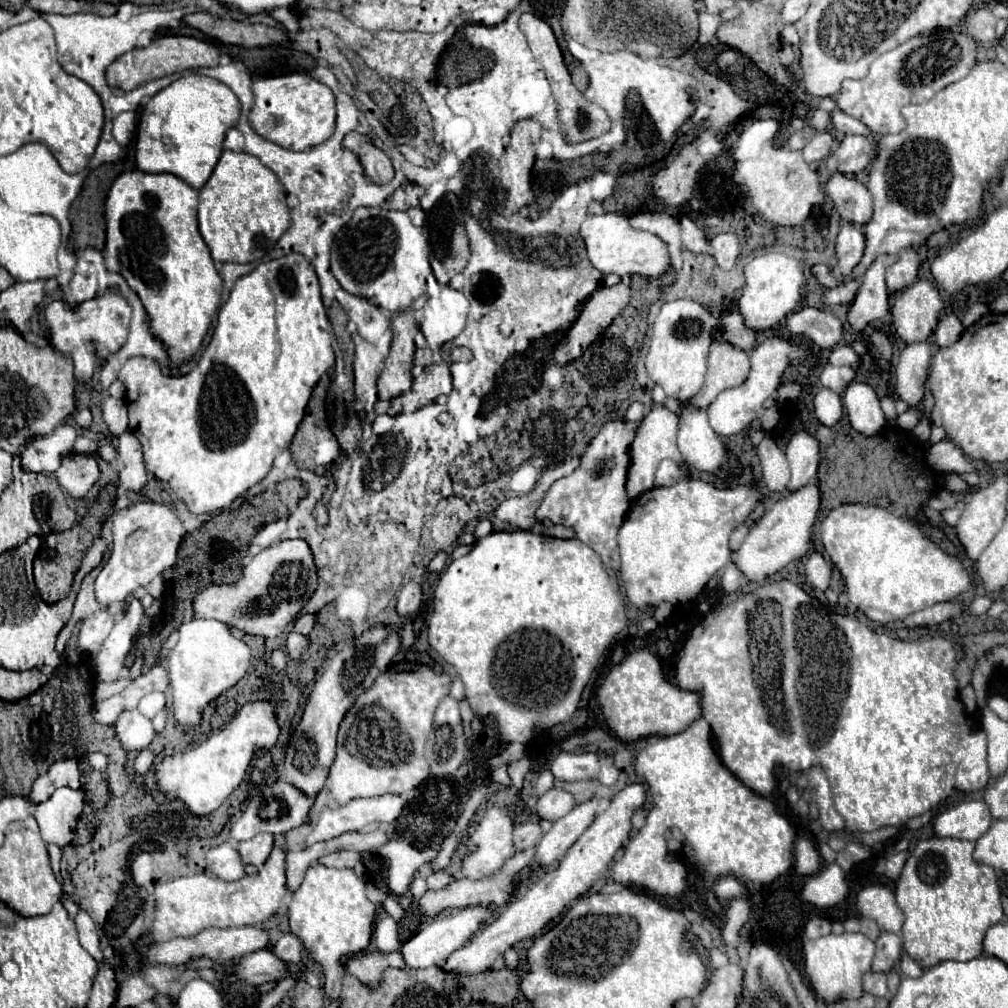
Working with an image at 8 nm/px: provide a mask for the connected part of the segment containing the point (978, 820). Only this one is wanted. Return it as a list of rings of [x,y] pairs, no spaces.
[[[962,801],[934,817],[934,829],[938,837],[958,837],[976,841],[988,831],[992,815],[982,801]]]

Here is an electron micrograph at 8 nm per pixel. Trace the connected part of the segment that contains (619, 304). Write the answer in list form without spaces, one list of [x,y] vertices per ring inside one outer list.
[[[622,281],[616,283],[616,285],[612,285],[612,287],[598,287],[598,289],[590,295],[590,299],[586,301],[586,305],[584,305],[580,317],[578,317],[576,323],[570,327],[566,339],[563,339],[555,347],[553,351],[554,361],[556,361],[558,365],[566,365],[566,363],[578,359],[578,357],[586,351],[586,347],[612,323],[612,319],[624,311],[624,307],[628,305],[628,301],[630,301],[630,285],[626,285],[626,283],[622,283]]]

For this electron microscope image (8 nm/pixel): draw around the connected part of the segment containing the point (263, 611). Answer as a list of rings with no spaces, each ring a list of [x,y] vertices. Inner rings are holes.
[[[304,539],[280,541],[262,549],[244,567],[244,575],[234,585],[210,585],[194,597],[194,617],[218,619],[250,635],[278,637],[286,625],[302,611],[318,587],[312,549]]]

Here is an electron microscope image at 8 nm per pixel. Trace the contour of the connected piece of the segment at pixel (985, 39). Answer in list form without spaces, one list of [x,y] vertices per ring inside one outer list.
[[[972,9],[964,19],[966,33],[980,43],[992,43],[996,39],[996,17],[988,9]]]

